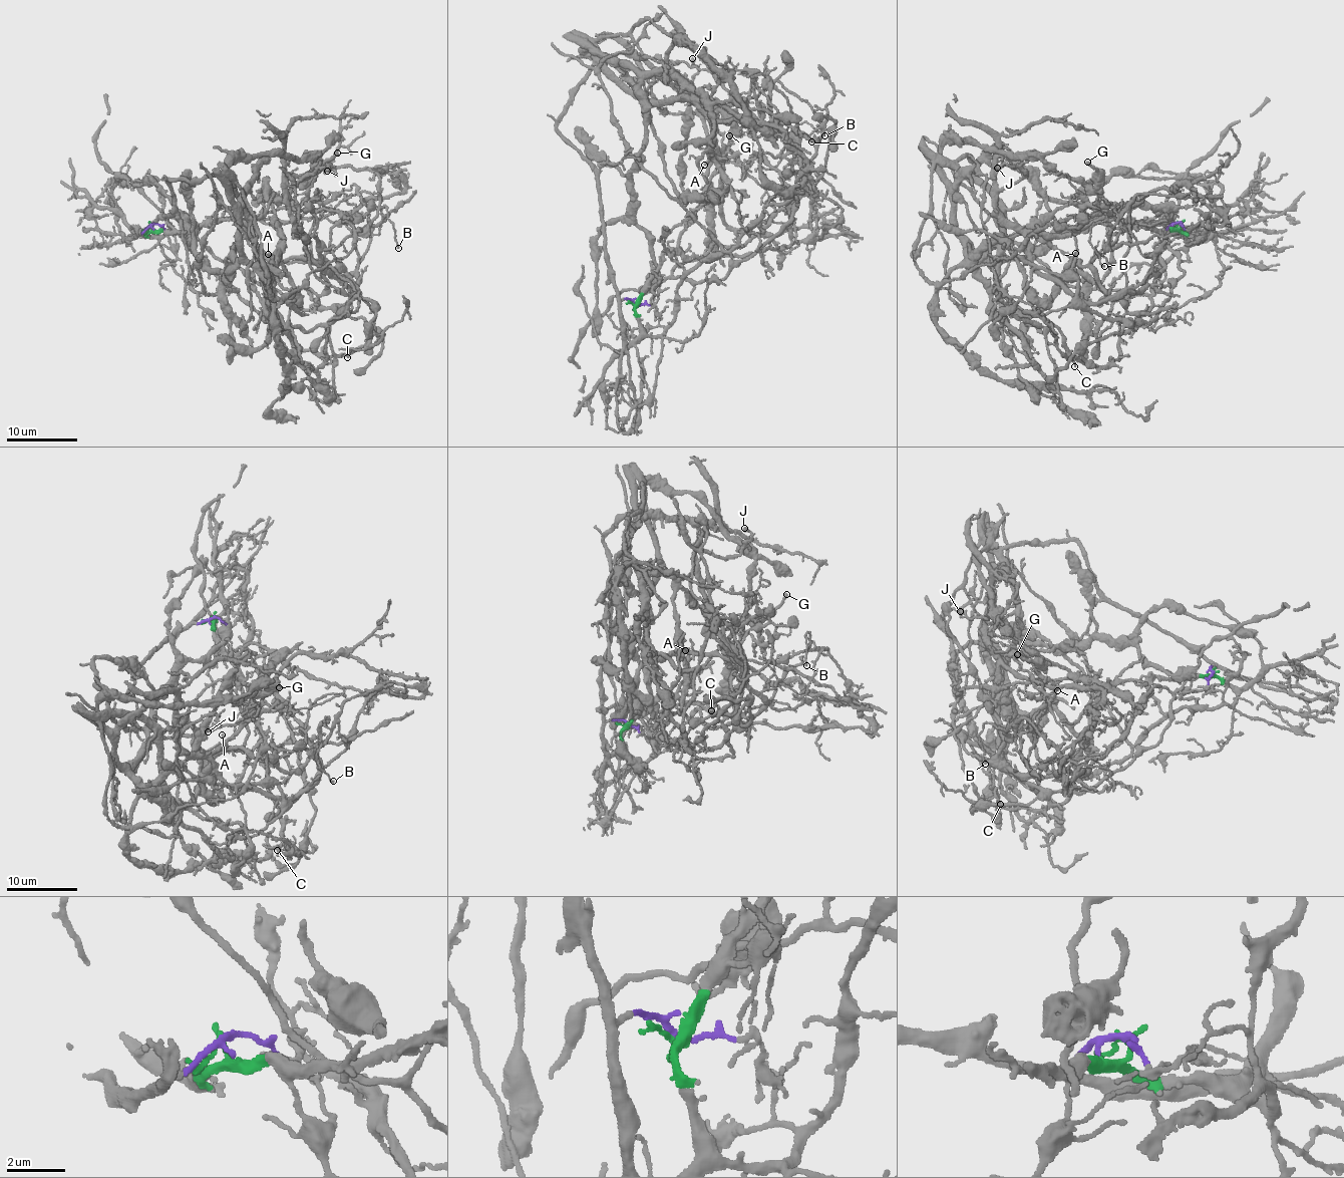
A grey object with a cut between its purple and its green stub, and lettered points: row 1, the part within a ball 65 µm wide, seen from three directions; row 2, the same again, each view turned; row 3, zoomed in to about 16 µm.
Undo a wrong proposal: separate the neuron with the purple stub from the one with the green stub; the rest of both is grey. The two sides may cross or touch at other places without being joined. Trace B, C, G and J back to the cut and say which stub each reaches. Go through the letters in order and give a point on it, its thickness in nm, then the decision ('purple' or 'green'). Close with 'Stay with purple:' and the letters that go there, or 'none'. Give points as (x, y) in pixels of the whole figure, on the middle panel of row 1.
B: place (824, 135); calibre 110 nm; green
C: place (811, 141); calibre 140 nm; green
G: place (729, 135); calibre 240 nm; purple
J: place (692, 58); calibre 260 nm; purple
Stay with purple: G, J

